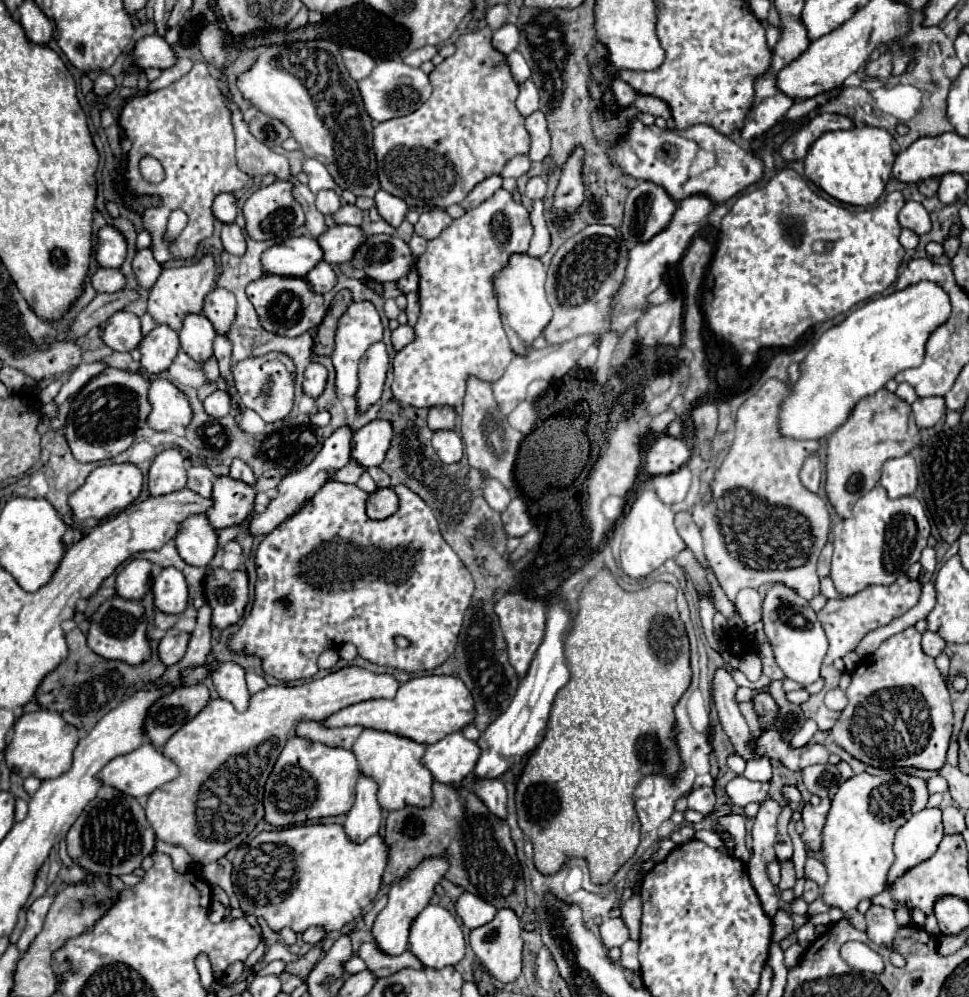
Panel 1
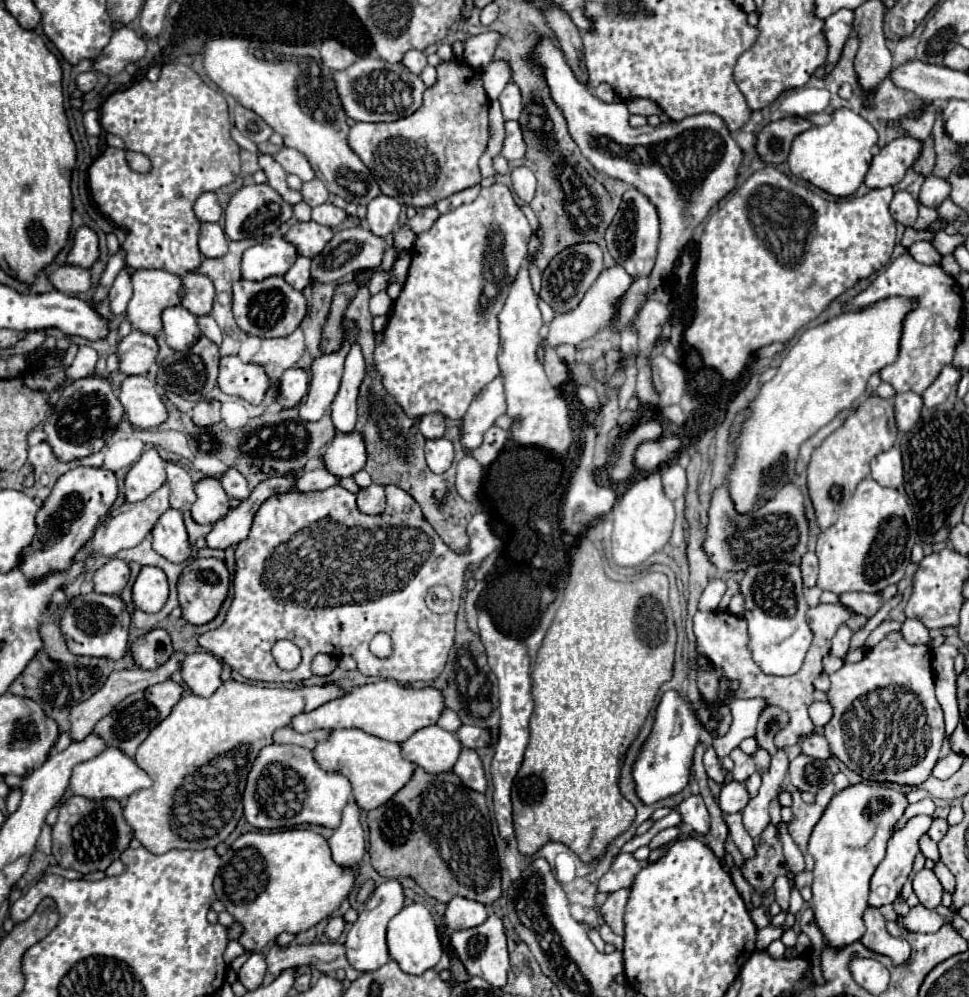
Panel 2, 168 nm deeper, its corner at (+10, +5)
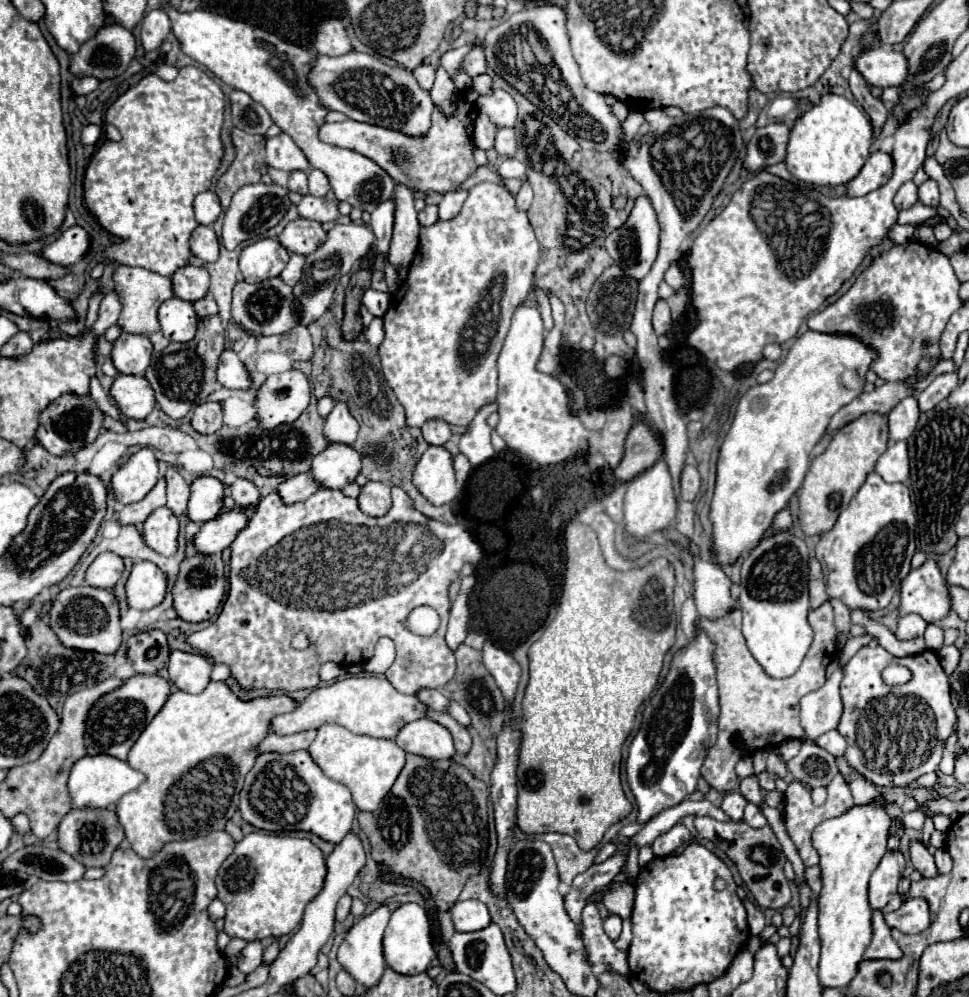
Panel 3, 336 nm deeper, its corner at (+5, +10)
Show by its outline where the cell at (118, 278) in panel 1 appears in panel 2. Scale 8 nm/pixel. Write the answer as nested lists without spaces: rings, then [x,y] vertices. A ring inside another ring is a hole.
[[[65,265],[53,271],[49,275],[49,281],[57,291],[63,291],[63,293],[81,293],[81,291],[89,291],[91,287],[89,271],[81,267],[71,267],[71,265]]]

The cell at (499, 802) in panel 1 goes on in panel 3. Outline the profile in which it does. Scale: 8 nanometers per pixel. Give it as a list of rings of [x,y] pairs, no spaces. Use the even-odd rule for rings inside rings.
[[[428,710],[428,718],[436,720],[438,724],[446,726],[452,732],[454,746],[456,746],[456,754],[458,756],[468,754],[468,750],[472,748],[472,738],[470,738],[470,732],[464,726],[460,726],[450,714],[440,714],[440,712],[434,712],[434,710]]]

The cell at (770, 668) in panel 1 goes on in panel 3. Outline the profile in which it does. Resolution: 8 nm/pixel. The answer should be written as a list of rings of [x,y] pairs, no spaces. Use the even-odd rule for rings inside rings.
[[[824,602],[822,606],[818,606],[816,610],[810,610],[808,614],[808,622],[814,630],[814,642],[802,662],[802,666],[798,668],[796,674],[792,674],[790,678],[770,678],[762,666],[754,660],[754,656],[750,654],[746,640],[742,636],[742,610],[732,610],[722,618],[716,620],[708,620],[708,618],[700,618],[698,626],[700,630],[704,630],[708,634],[708,638],[714,642],[716,650],[714,650],[714,664],[716,664],[716,678],[718,678],[718,698],[720,698],[720,716],[718,716],[718,738],[716,744],[708,750],[706,760],[702,764],[702,776],[706,778],[706,782],[710,786],[714,786],[718,792],[730,792],[738,786],[738,776],[734,772],[736,762],[746,756],[748,752],[754,752],[758,748],[766,748],[766,746],[778,746],[780,742],[788,740],[788,738],[804,738],[804,728],[800,726],[800,698],[808,692],[814,692],[818,688],[824,686],[826,682],[826,666],[832,662],[832,658],[838,652],[836,646],[836,630],[834,630],[834,610],[828,602]],[[734,734],[740,734],[742,742],[734,742]]]

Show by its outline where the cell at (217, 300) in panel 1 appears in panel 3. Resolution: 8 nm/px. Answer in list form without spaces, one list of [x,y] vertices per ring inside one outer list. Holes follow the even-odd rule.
[[[184,266],[172,276],[172,288],[176,298],[184,302],[198,302],[208,294],[210,276],[204,266]]]

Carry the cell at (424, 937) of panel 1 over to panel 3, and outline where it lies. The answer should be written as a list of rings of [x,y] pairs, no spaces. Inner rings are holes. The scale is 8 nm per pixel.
[[[402,904],[392,912],[384,932],[384,958],[392,970],[408,976],[420,974],[430,968],[430,962],[436,958],[436,950],[432,944],[430,918],[420,904]]]

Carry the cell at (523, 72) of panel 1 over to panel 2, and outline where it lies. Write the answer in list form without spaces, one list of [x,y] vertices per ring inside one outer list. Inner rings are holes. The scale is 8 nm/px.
[[[505,61],[489,63],[487,69],[483,69],[483,89],[487,89],[487,97],[495,101],[509,83],[509,79],[511,79],[511,71]]]

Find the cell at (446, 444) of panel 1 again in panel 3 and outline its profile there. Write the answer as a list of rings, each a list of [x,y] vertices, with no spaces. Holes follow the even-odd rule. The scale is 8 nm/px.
[[[428,446],[416,464],[414,484],[436,506],[454,500],[460,492],[454,478],[454,460],[444,446]]]

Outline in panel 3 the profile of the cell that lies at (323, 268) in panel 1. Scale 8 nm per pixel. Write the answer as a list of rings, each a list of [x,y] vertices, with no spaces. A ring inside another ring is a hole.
[[[292,254],[290,256],[290,262],[286,264],[286,268],[282,270],[282,280],[288,284],[288,286],[296,286],[302,278],[302,270],[304,270],[304,262],[306,258],[302,254]]]

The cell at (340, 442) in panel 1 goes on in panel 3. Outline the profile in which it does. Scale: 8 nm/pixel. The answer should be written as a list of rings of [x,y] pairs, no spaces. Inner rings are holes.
[[[222,510],[216,518],[202,524],[200,532],[194,536],[194,544],[202,554],[216,554],[228,548],[240,530],[250,522],[248,510]]]

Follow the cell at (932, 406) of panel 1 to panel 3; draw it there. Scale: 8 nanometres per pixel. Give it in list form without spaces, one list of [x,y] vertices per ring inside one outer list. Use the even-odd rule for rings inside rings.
[[[908,396],[900,400],[888,414],[888,424],[890,424],[890,440],[906,440],[918,422],[920,410],[918,410],[918,400],[914,396]]]

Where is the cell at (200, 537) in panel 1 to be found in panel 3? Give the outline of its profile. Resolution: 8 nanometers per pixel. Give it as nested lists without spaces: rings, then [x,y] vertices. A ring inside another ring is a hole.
[[[162,506],[144,522],[144,540],[146,544],[162,556],[174,556],[178,550],[178,516]]]

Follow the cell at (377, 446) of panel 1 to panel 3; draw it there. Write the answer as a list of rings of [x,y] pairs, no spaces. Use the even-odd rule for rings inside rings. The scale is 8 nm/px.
[[[328,444],[314,462],[312,462],[312,476],[322,482],[326,488],[344,488],[352,482],[362,468],[362,456],[348,444]]]

